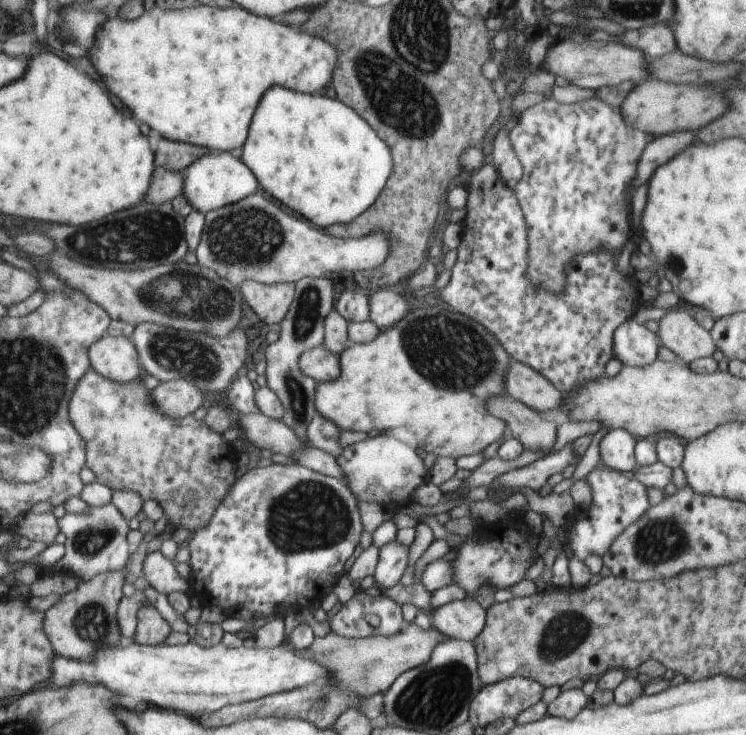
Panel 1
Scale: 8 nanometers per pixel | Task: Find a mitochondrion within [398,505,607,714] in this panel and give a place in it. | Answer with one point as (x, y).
(568, 630)

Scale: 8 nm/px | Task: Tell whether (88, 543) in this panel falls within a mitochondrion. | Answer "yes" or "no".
yes

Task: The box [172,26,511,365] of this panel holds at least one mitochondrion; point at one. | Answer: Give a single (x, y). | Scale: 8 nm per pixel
(249, 237)

